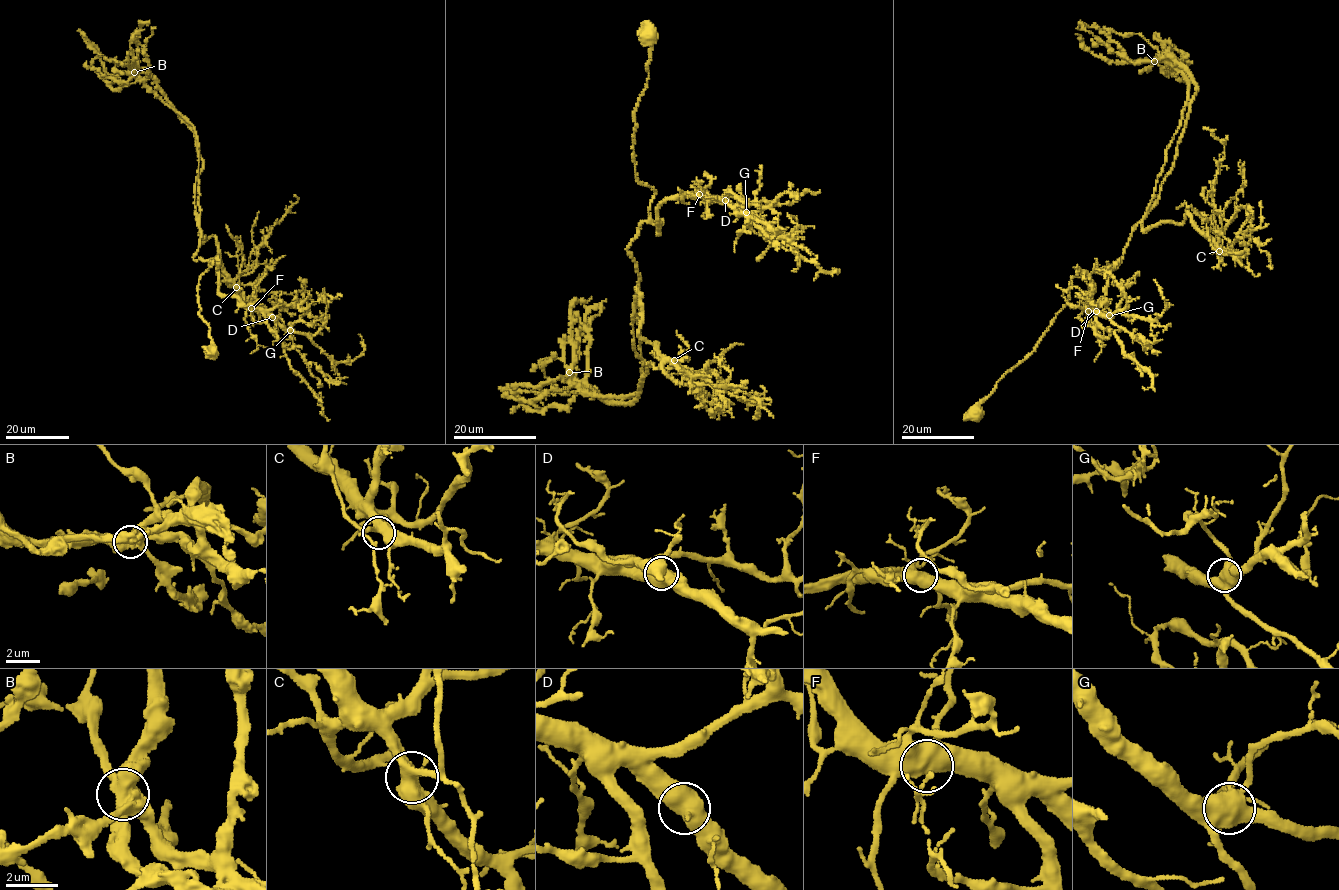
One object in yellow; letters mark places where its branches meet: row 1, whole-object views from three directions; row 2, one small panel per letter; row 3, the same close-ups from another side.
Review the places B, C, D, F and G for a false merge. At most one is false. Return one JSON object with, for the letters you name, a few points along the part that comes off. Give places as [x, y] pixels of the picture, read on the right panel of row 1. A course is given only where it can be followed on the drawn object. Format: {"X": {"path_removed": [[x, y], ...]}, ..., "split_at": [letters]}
{"B": {"path_removed": [[1154, 61], [1180, 70], [1187, 99], [1142, 230], [1187, 211], [1216, 244], [1223, 144], [1204, 128]]}, "split_at": ["B"]}

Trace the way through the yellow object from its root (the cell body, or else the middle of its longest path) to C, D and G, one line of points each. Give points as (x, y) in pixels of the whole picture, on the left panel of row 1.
C: (209, 352), (197, 294), (212, 261), (193, 259), (200, 228), (203, 242), (216, 239), (236, 287)
D: (209, 352), (213, 341), (197, 294), (212, 259), (218, 292), (272, 317)
G: (209, 352), (213, 341), (197, 294), (212, 259), (218, 292), (264, 309), (290, 330)

